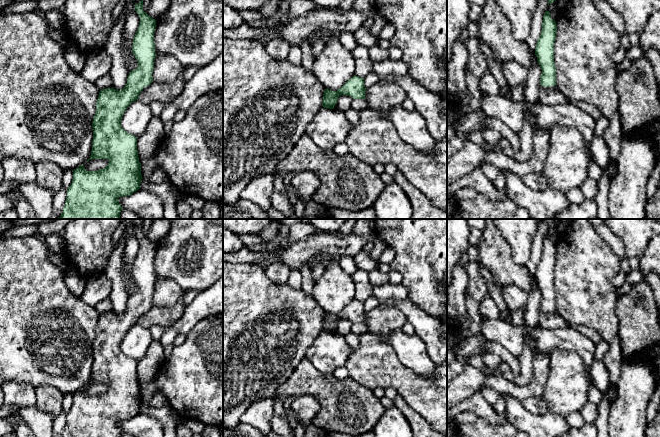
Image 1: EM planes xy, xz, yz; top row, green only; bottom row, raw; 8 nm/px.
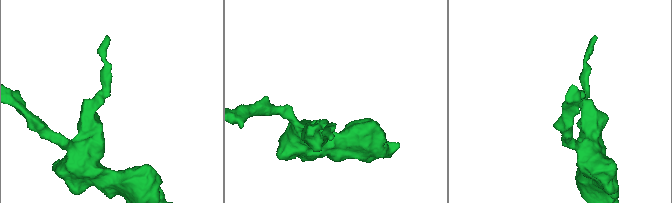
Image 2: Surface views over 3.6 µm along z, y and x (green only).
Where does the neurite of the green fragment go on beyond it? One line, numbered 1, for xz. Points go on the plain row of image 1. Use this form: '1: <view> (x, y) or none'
1: none

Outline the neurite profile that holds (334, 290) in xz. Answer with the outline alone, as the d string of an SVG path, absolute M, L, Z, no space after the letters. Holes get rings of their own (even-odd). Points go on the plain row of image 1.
M327 260L324 273L314 284L312 296L325 313L337 315L355 299L355 285L339 262Z

